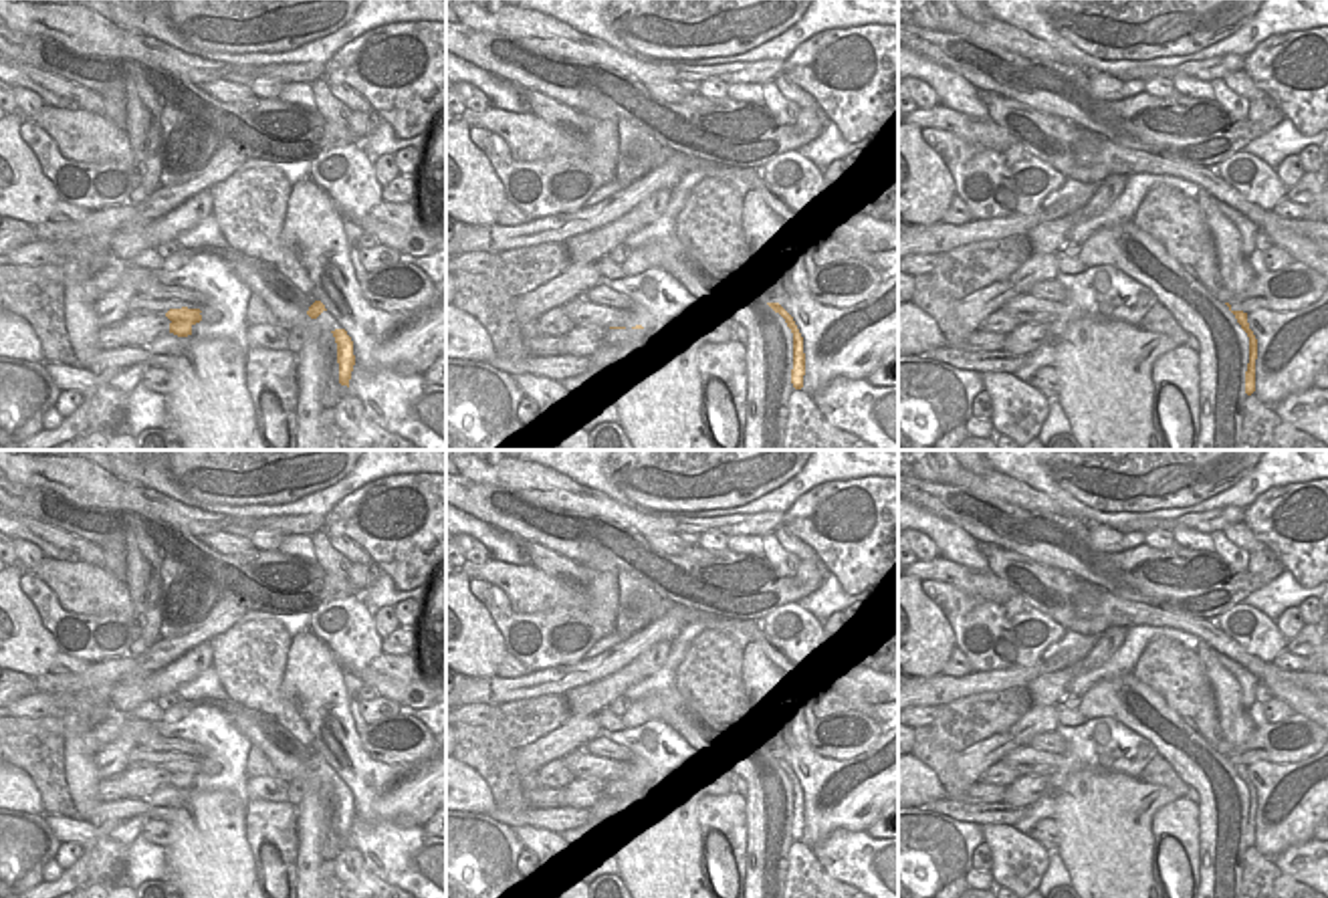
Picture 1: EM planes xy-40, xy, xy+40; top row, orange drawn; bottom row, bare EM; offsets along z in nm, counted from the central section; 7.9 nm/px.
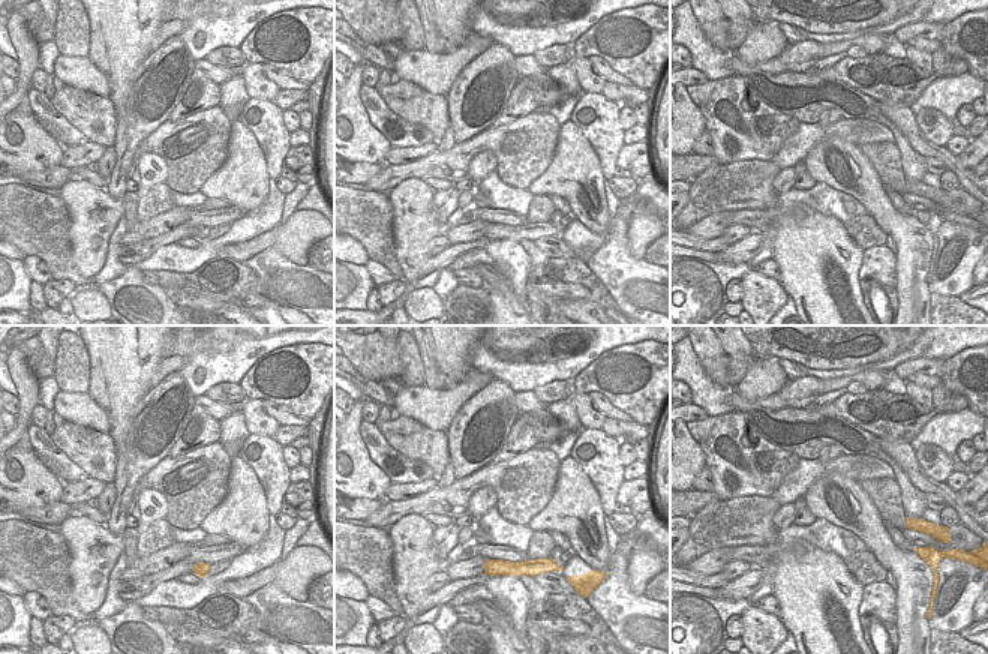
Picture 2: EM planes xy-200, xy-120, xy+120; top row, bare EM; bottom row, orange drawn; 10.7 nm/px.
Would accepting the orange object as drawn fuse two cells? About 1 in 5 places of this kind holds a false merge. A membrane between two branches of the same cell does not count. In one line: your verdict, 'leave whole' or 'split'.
leave whole

